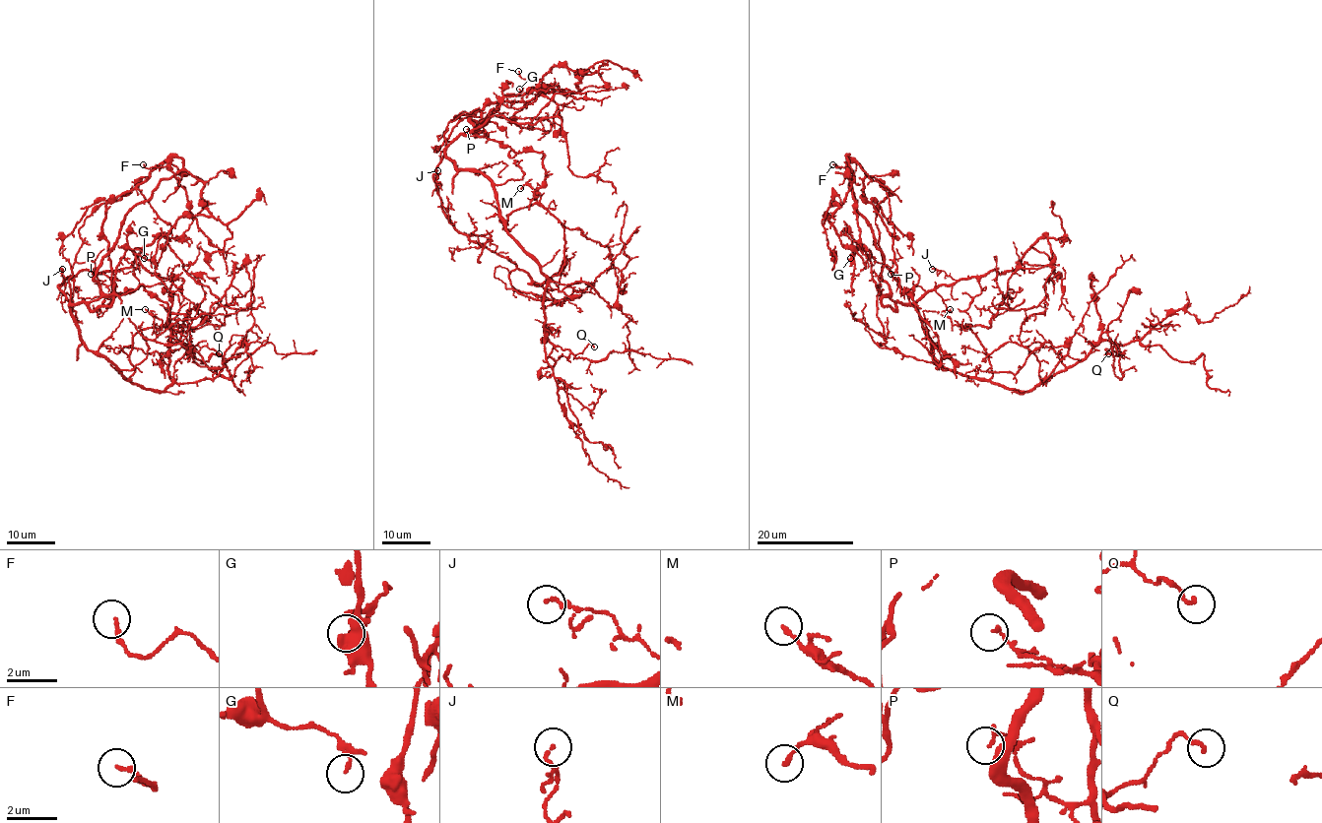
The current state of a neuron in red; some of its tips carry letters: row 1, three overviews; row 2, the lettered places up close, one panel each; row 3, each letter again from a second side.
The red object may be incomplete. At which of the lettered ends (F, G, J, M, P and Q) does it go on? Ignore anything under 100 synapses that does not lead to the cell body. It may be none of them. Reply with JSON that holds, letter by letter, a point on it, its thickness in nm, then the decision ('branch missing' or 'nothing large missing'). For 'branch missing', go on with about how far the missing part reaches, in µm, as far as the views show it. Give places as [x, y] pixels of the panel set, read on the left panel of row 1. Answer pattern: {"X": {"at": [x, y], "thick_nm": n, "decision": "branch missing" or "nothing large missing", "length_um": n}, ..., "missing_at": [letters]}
{"F": {"at": [143, 164], "thick_nm": 160, "decision": "nothing large missing"}, "G": {"at": [144, 258], "thick_nm": 150, "decision": "nothing large missing"}, "J": {"at": [62, 269], "thick_nm": 130, "decision": "nothing large missing"}, "M": {"at": [145, 309], "thick_nm": 180, "decision": "nothing large missing"}, "P": {"at": [91, 274], "thick_nm": 160, "decision": "nothing large missing"}, "Q": {"at": [219, 353], "thick_nm": 160, "decision": "nothing large missing"}, "missing_at": []}

